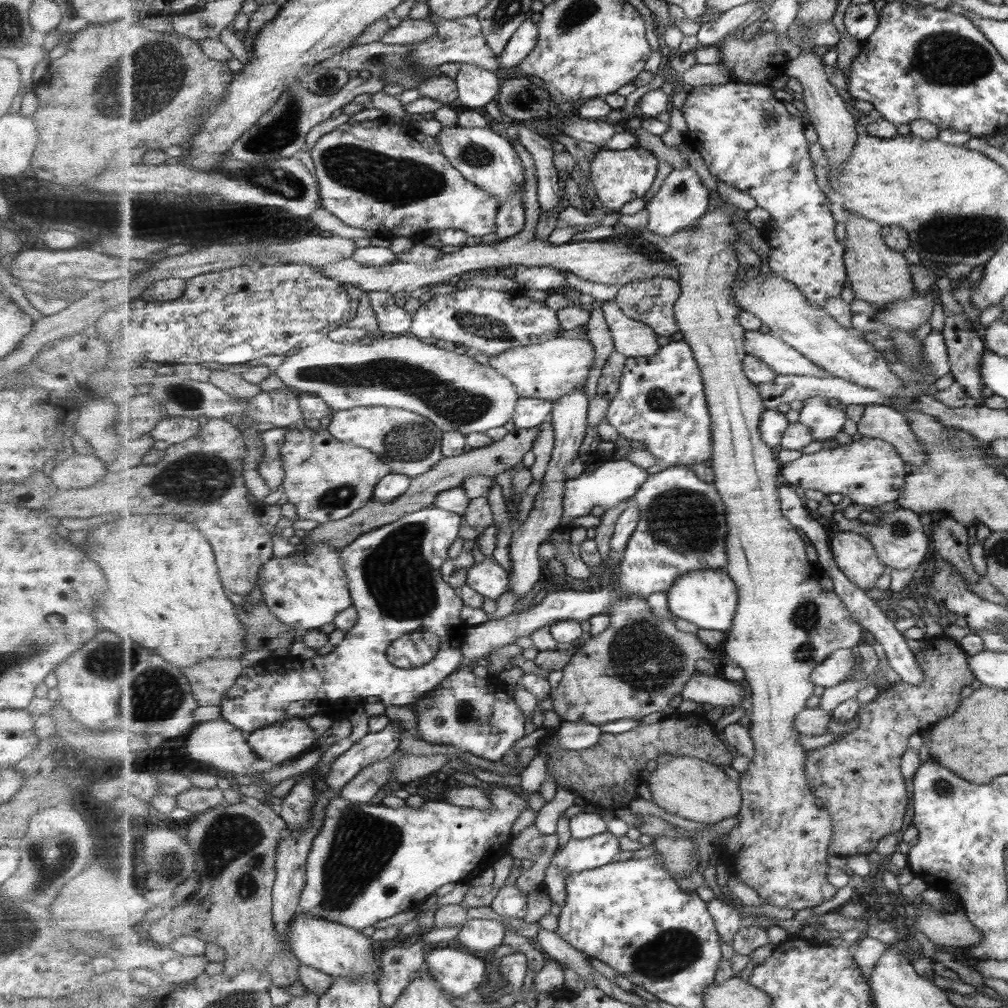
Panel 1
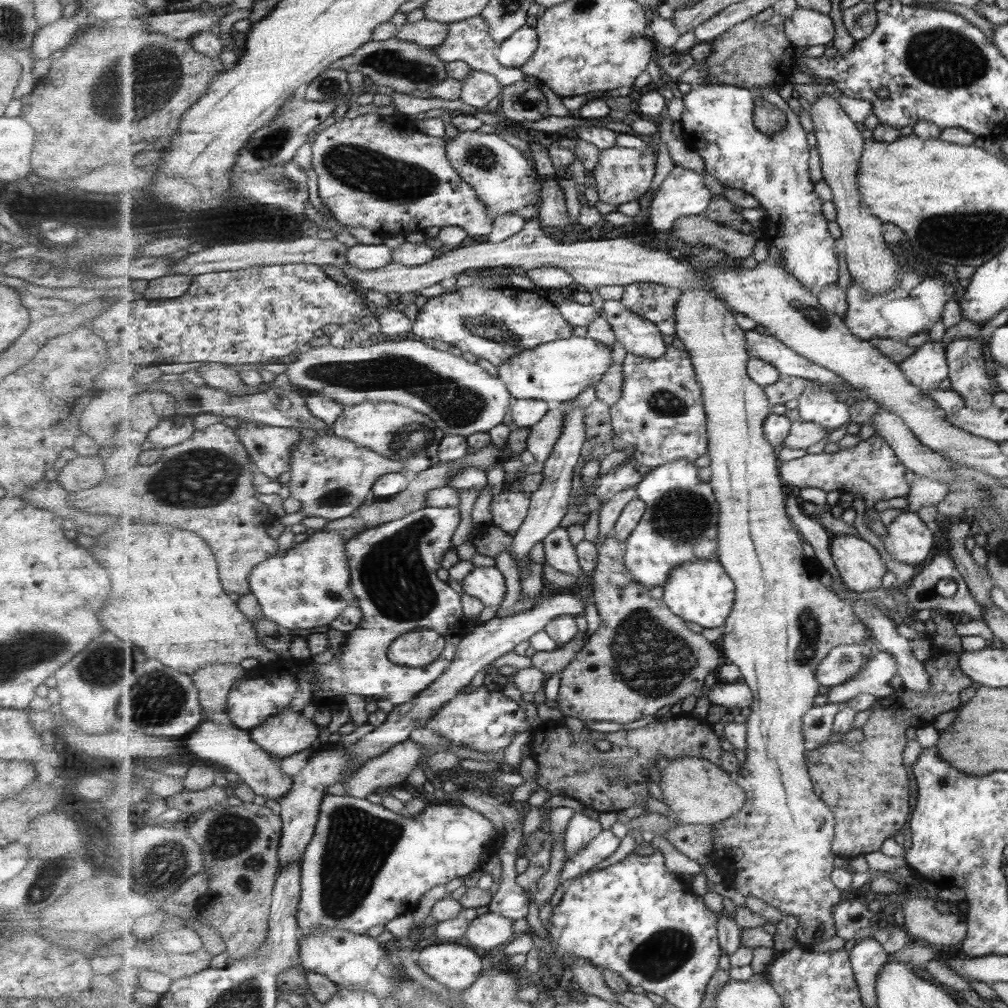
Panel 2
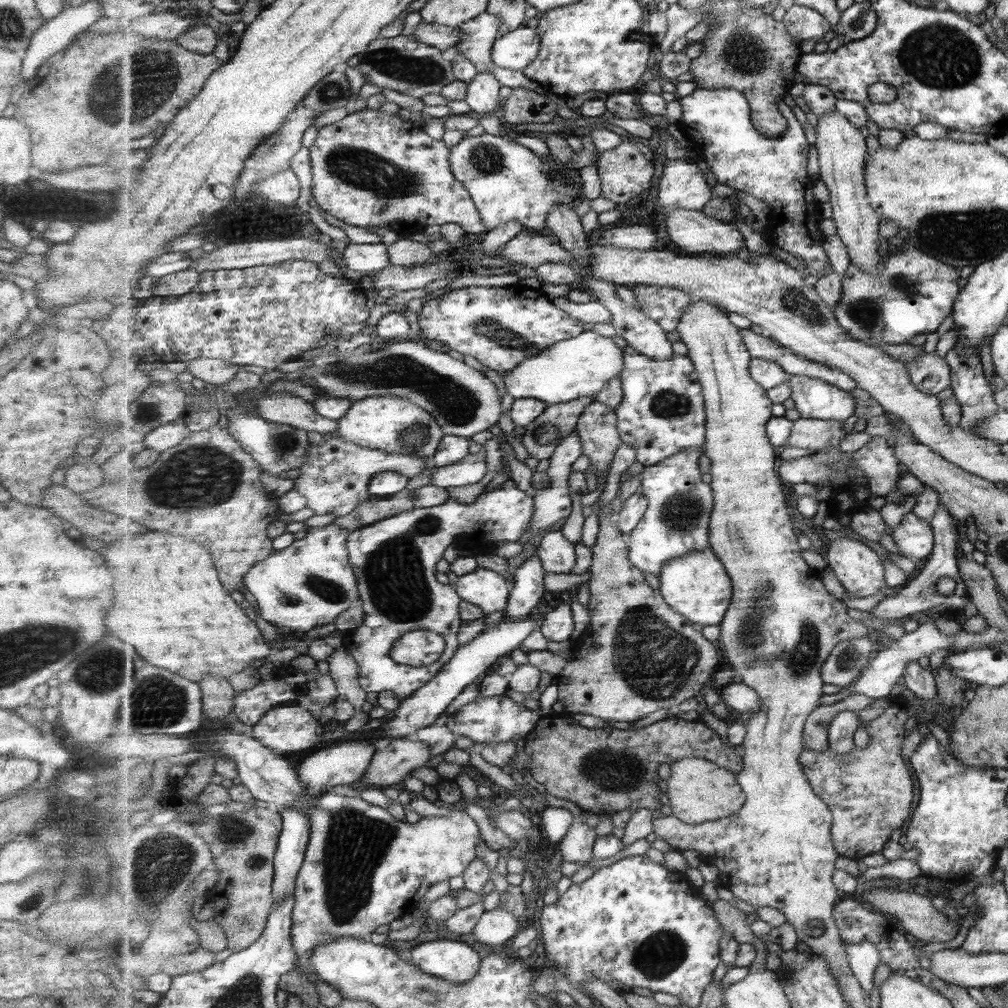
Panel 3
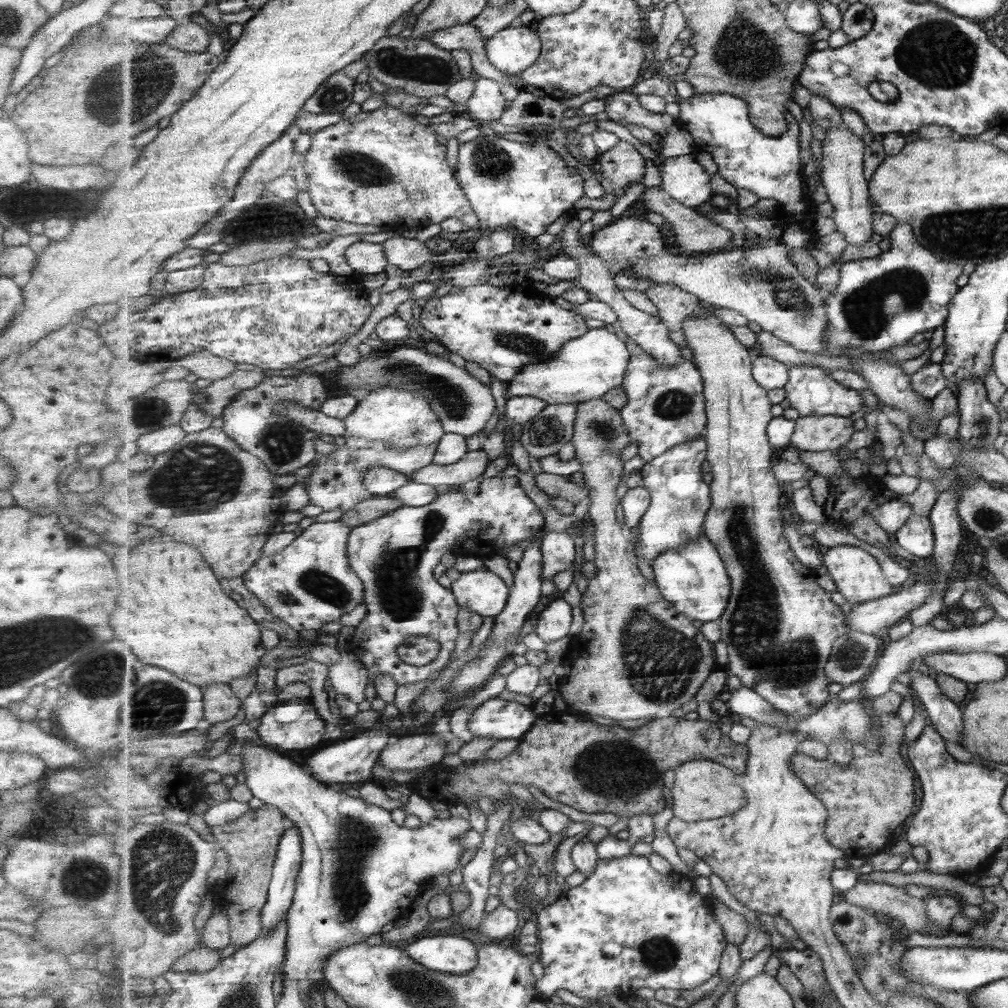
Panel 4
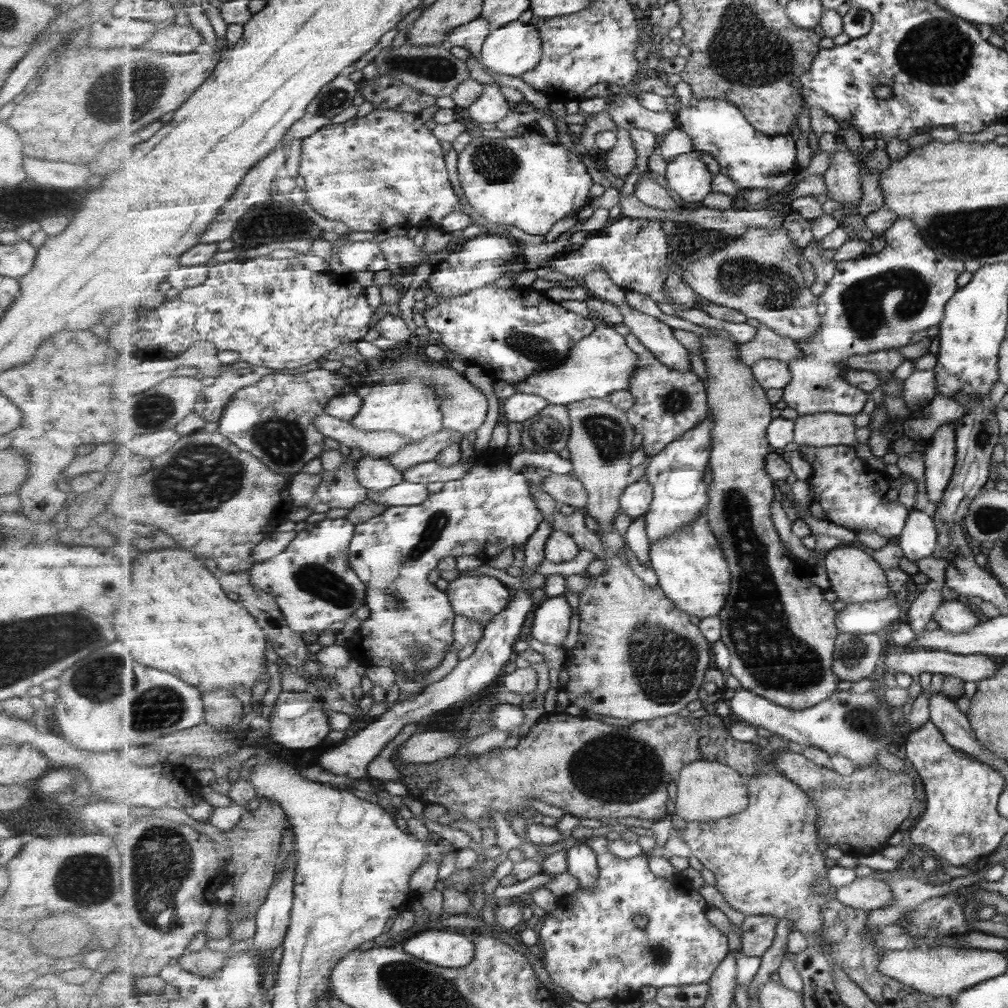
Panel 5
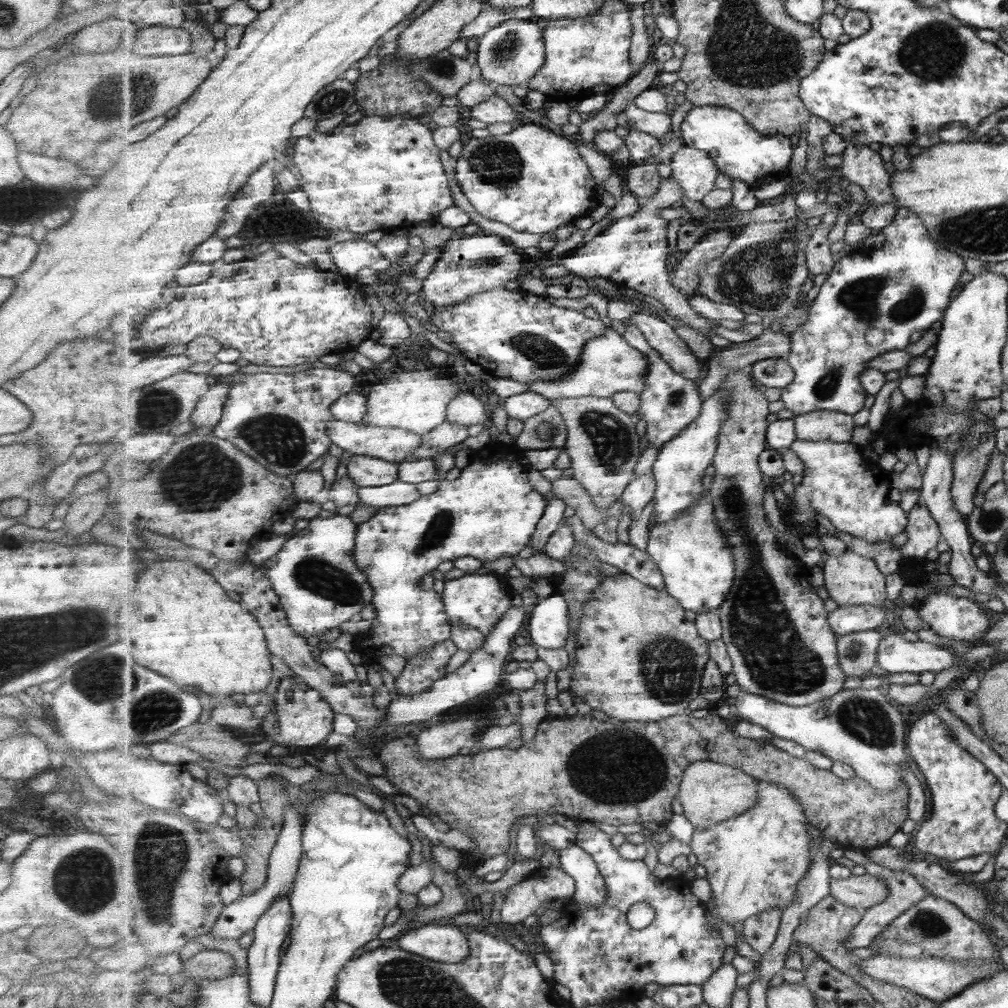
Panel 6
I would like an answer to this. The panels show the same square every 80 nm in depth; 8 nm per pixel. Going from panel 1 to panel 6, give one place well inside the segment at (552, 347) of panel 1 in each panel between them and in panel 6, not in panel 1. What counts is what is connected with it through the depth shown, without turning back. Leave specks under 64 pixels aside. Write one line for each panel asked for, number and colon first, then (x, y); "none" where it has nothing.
2: (559, 371)
3: (582, 366)
4: (586, 368)
5: (602, 363)
6: (610, 365)

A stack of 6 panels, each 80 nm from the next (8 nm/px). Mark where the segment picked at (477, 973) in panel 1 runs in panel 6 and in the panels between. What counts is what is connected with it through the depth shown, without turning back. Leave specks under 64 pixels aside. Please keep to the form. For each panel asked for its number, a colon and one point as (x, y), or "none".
2: (457, 967)
3: (455, 961)
4: (453, 954)
5: (441, 947)
6: (435, 942)

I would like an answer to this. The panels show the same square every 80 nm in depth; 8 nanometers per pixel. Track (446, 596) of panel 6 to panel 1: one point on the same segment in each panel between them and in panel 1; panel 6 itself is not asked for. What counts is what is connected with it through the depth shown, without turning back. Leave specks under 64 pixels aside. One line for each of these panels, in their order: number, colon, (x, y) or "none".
1: (489, 578)
2: (488, 584)
3: (487, 589)
4: (484, 592)
5: (482, 597)

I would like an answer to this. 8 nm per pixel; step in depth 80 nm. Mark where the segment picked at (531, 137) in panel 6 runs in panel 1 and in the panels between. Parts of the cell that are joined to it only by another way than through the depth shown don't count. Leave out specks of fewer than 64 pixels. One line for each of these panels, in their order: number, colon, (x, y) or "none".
1: (490, 160)
2: (503, 175)
3: (507, 181)
4: (526, 185)
5: (525, 180)

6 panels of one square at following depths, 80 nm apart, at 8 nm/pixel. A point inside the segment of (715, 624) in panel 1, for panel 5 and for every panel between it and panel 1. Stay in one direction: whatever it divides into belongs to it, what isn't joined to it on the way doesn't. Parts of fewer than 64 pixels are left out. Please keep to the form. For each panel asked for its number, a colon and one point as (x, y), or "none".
2: (701, 591)
3: (698, 585)
4: (694, 578)
5: (693, 570)

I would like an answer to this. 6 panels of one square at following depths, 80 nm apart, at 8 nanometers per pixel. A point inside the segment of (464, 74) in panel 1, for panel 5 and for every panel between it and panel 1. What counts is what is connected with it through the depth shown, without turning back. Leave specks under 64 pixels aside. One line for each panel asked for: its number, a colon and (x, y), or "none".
2: (479, 88)
3: (483, 98)
4: (487, 104)
5: (491, 106)

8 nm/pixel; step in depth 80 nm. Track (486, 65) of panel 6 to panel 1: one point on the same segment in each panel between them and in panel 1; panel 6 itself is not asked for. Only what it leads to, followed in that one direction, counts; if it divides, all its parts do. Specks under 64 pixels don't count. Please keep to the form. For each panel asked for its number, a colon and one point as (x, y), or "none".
1: (523, 42)
2: (515, 52)
3: (516, 50)
4: (513, 50)
5: (514, 49)

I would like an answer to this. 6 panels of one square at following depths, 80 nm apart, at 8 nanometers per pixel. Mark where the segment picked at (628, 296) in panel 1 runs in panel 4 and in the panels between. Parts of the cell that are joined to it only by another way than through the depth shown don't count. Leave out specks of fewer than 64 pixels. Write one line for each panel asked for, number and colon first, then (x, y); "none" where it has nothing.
2: (657, 302)
3: (667, 305)
4: (675, 304)

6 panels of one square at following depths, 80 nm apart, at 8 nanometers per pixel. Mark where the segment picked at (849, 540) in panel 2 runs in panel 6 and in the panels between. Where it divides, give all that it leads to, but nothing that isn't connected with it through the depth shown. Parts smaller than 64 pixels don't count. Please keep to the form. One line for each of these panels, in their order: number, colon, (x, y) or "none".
3: (859, 566)
4: (859, 576)
5: (856, 577)
6: (851, 580)

